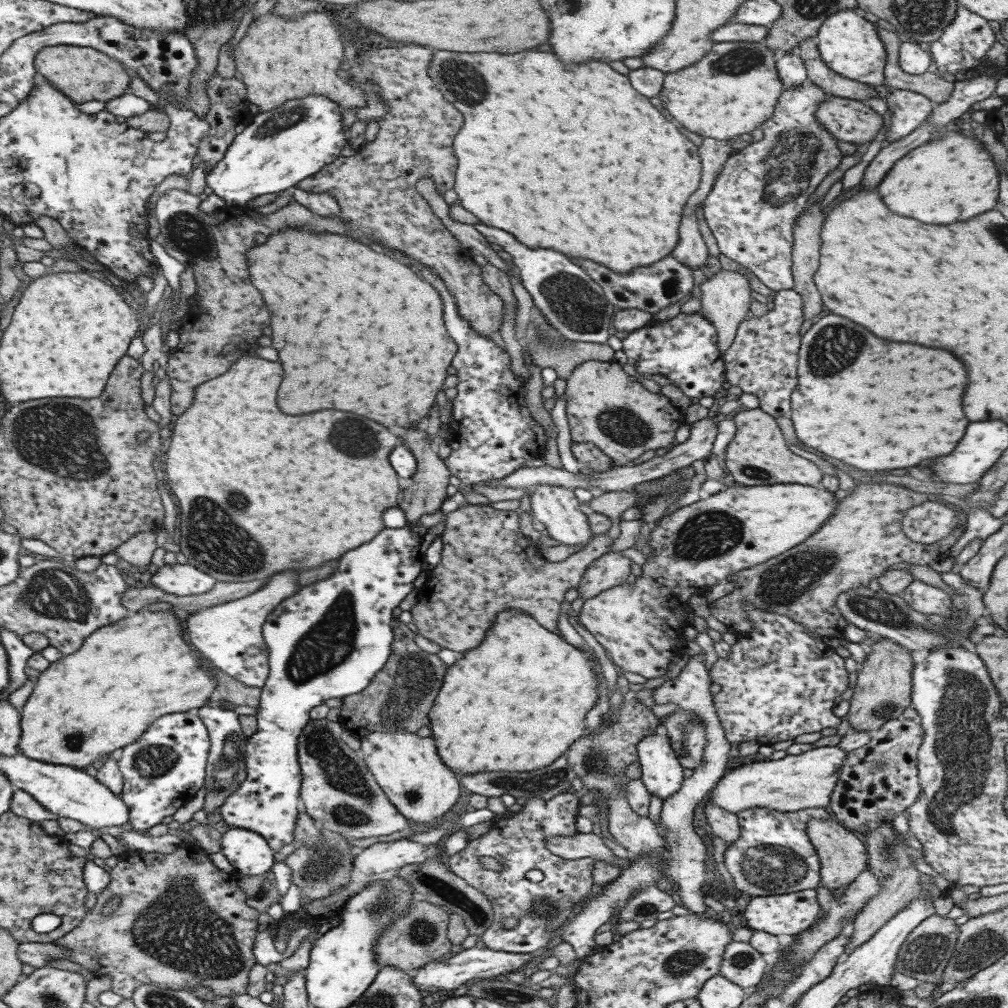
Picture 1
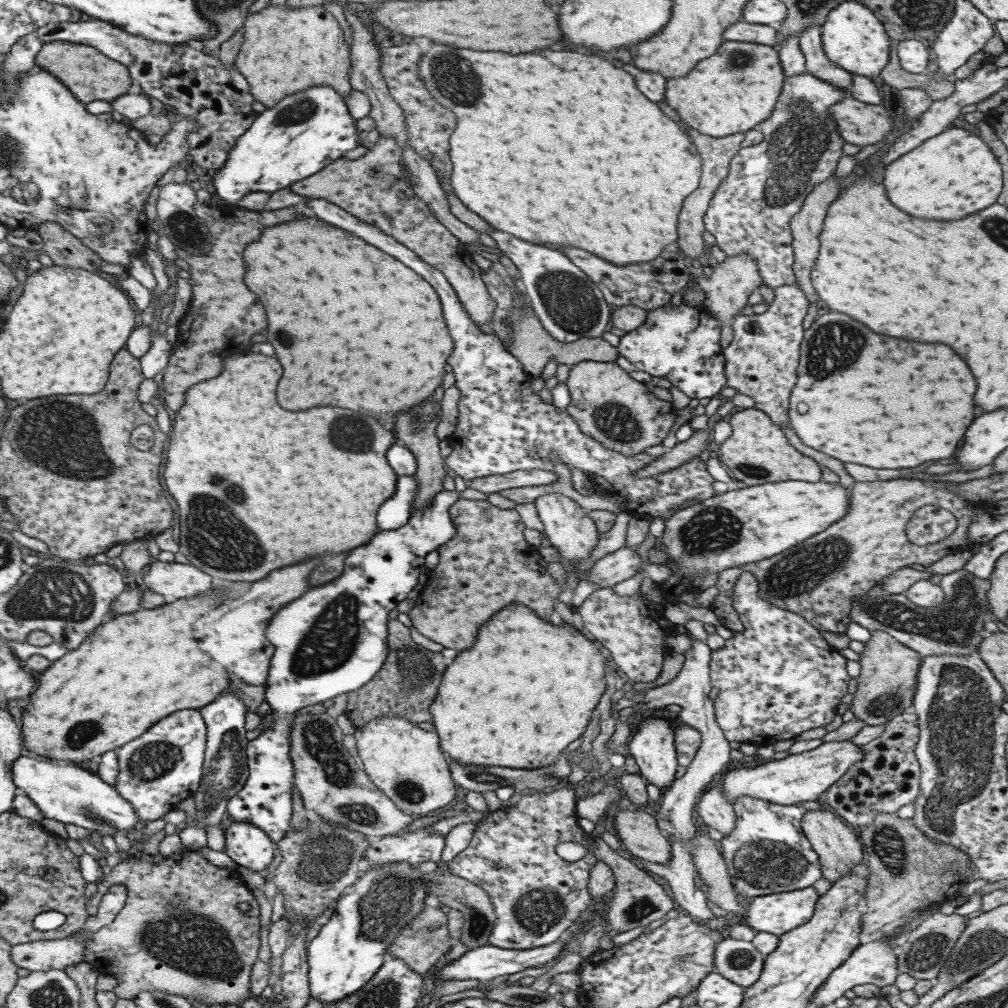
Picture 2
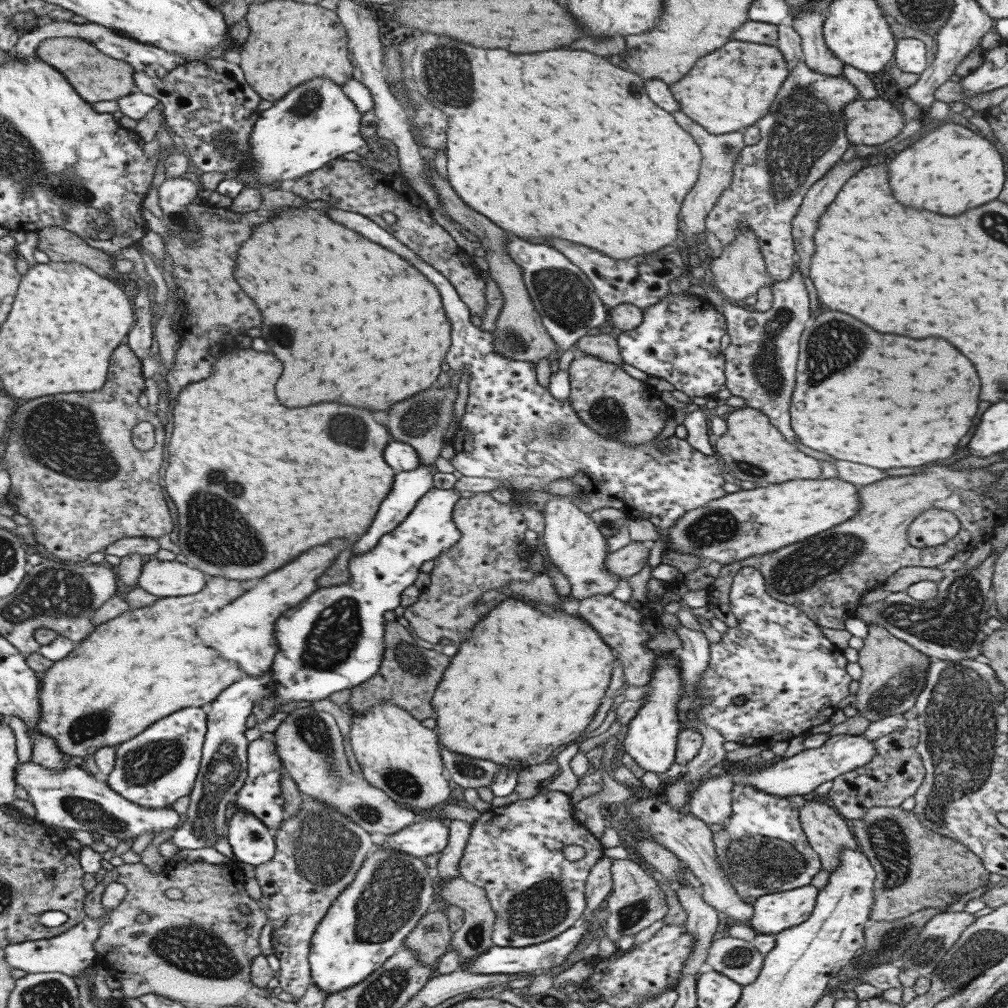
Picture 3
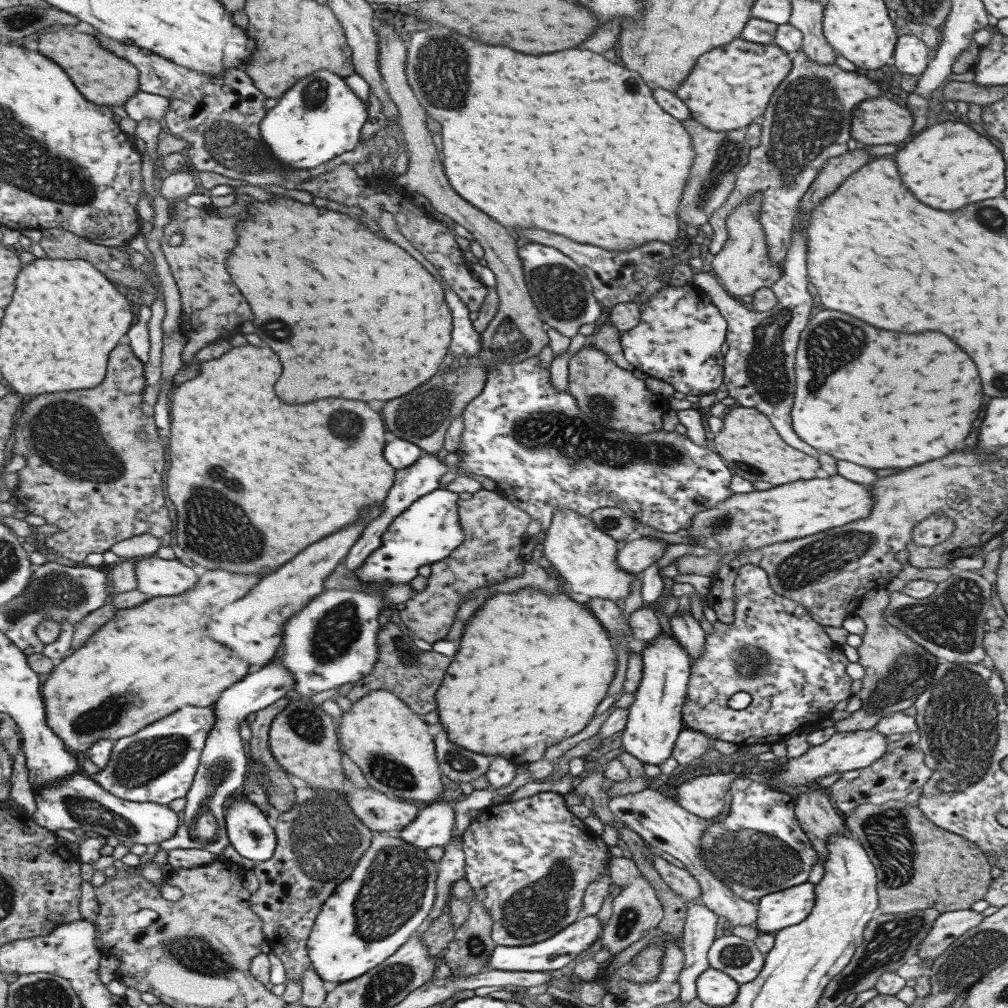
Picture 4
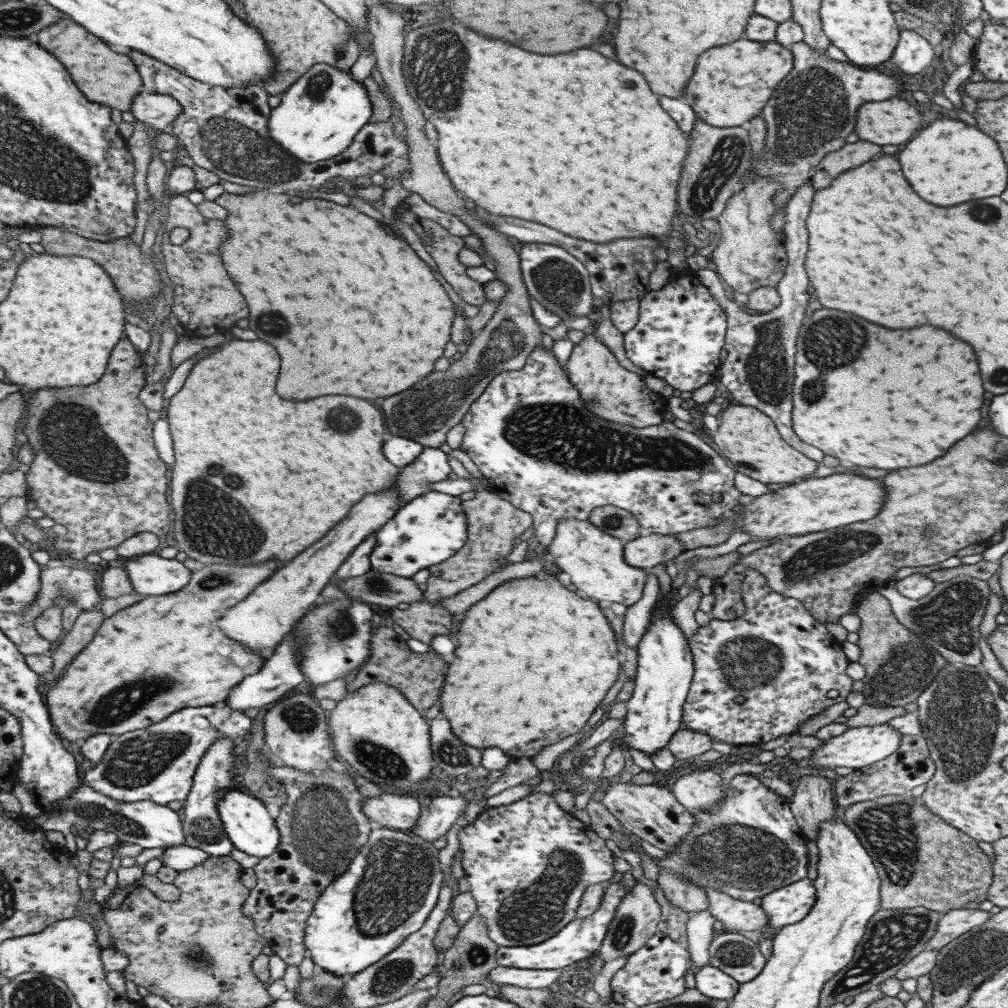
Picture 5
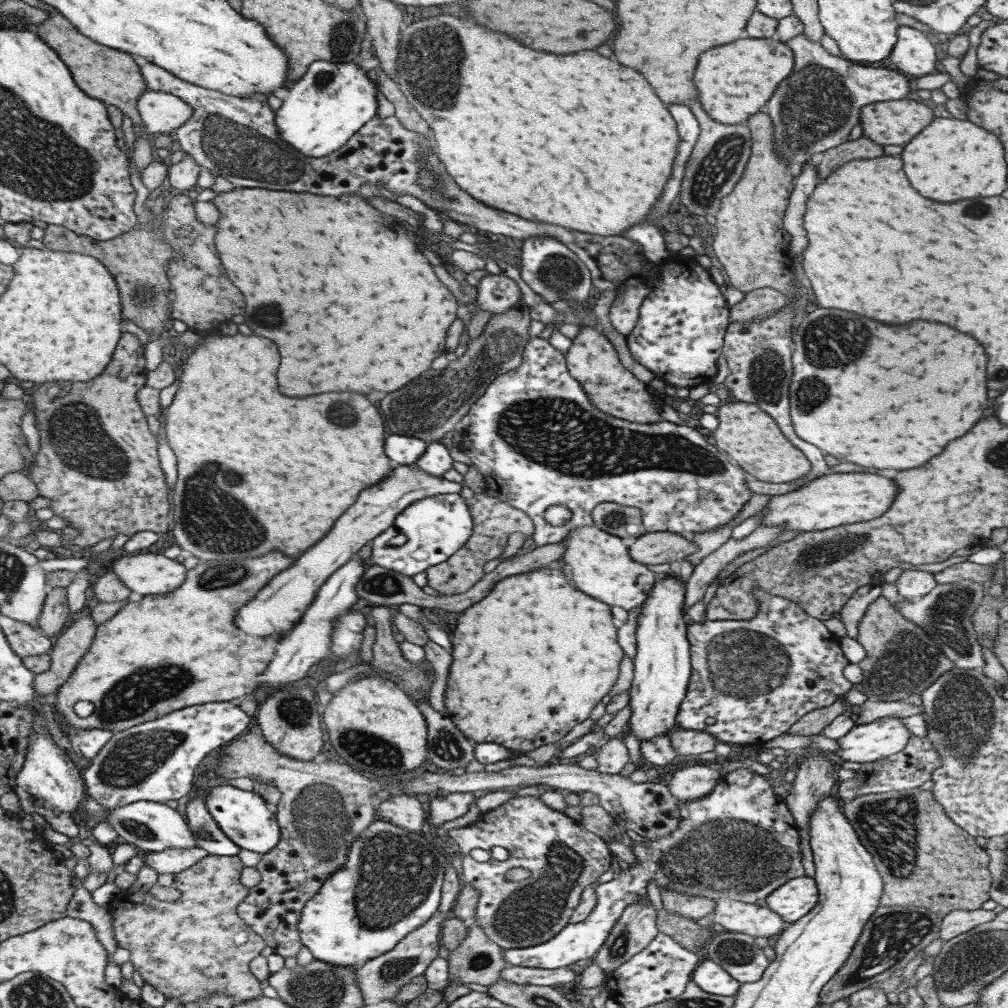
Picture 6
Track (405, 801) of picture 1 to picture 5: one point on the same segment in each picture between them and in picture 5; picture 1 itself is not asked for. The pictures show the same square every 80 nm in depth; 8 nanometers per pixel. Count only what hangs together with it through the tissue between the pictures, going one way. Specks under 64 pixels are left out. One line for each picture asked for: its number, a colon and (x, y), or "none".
2: (403, 761)
3: (396, 754)
4: (391, 745)
5: (382, 737)

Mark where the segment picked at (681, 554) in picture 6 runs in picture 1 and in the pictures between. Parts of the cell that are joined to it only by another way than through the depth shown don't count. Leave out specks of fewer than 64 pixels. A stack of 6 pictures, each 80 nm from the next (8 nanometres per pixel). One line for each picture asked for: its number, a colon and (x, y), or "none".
1: (611, 569)
2: (623, 563)
3: (628, 560)
4: (637, 554)
5: (647, 550)

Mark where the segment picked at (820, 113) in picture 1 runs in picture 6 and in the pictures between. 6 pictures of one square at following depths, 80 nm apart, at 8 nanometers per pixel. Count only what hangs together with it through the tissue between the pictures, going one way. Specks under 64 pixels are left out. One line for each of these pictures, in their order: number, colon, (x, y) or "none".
2: (859, 123)
3: (874, 121)
4: (879, 120)
5: (893, 121)
6: (894, 121)

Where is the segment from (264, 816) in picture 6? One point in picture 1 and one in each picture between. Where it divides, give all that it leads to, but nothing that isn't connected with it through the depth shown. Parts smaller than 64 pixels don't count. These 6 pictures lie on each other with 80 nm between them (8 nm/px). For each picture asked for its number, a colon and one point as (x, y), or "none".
1: (249, 854)
2: (249, 847)
3: (251, 843)
4: (247, 831)
5: (247, 825)

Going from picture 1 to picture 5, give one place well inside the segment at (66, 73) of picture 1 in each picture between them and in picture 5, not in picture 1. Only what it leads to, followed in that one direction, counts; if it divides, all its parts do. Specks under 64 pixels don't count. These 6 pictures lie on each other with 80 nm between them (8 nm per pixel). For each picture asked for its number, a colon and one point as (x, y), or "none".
2: (89, 75)
3: (99, 77)
4: (103, 78)
5: (110, 79)

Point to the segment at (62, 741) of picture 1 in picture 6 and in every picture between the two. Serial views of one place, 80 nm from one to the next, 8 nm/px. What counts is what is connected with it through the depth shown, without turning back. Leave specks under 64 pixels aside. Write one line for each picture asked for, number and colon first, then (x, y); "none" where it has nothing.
2: (132, 670)
3: (127, 673)
4: (145, 662)
5: (160, 654)
6: (186, 637)

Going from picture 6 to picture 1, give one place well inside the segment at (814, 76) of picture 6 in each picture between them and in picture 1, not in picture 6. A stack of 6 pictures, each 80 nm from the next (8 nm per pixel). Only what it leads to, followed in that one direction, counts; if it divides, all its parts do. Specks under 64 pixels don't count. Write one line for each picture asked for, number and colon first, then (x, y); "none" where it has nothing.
1: (761, 188)
2: (748, 214)
3: (802, 134)
4: (807, 120)
5: (811, 111)

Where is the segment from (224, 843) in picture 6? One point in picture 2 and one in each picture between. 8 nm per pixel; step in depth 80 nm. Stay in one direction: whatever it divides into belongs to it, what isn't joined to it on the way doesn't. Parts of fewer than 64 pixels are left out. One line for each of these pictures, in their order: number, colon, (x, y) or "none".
2: (224, 772)
3: (222, 771)
4: (221, 767)
5: (200, 823)

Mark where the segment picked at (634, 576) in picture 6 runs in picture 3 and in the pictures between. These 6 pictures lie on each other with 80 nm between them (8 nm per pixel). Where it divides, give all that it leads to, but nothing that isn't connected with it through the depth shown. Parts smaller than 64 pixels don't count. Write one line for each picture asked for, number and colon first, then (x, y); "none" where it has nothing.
3: (573, 544)
4: (578, 551)
5: (593, 560)

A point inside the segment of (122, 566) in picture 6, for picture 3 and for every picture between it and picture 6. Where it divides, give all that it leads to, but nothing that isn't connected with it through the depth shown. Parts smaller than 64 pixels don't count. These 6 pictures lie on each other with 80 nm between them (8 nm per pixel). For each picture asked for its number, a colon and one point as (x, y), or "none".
3: (162, 579)
4: (154, 577)
5: (150, 575)

